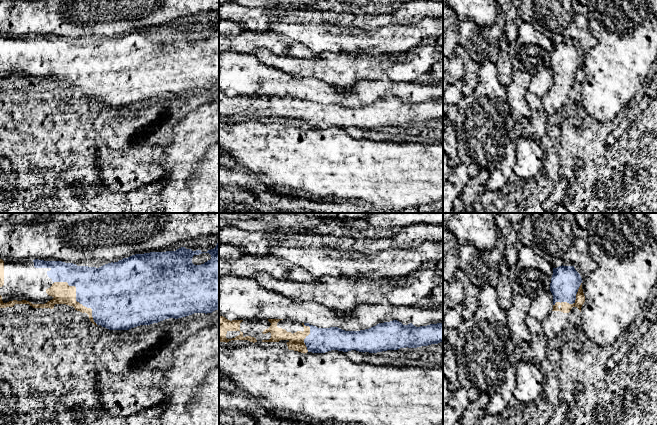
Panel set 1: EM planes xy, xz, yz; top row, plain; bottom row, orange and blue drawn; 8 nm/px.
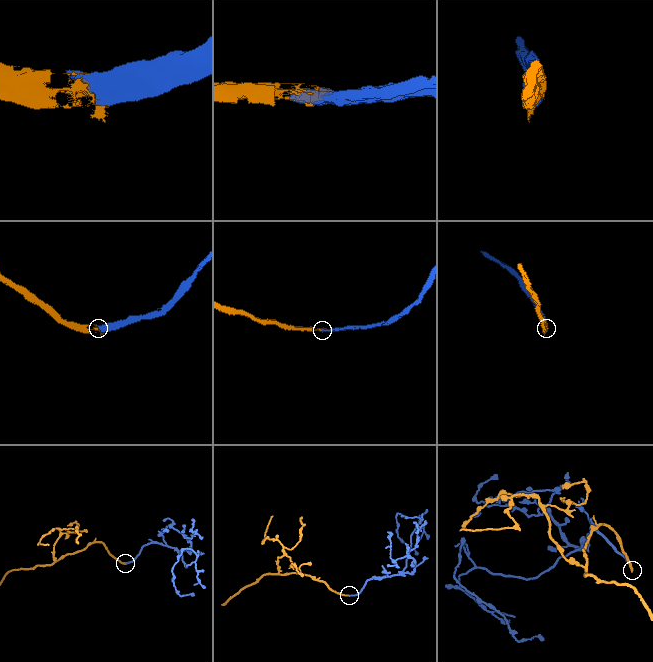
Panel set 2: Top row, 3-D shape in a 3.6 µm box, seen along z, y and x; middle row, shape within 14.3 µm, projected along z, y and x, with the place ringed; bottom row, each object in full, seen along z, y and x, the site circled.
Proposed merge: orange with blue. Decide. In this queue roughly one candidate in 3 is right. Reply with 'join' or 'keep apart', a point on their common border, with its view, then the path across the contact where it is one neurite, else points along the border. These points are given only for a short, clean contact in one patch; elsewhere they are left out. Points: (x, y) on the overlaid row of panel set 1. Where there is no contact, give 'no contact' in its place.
join | xy (75, 298)

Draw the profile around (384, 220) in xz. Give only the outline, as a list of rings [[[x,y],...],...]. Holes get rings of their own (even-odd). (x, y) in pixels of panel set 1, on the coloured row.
[[[369,213],[363,218],[339,219],[342,225],[364,231],[369,227],[394,228],[414,224],[443,224],[443,213]]]

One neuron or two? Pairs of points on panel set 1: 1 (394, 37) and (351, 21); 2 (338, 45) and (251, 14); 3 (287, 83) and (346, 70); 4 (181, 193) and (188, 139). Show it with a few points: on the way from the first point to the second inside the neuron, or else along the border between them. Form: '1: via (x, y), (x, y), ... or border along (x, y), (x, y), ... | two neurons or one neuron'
1: border along (397, 24), (383, 25), (370, 30), (351, 27) | two neurons
2: border along (277, 20), (270, 24), (268, 30) | two neurons
3: border along (289, 73), (295, 76), (316, 77), (334, 86) | two neurons
4: via (181, 180), (181, 161), (184, 152) | one neuron

